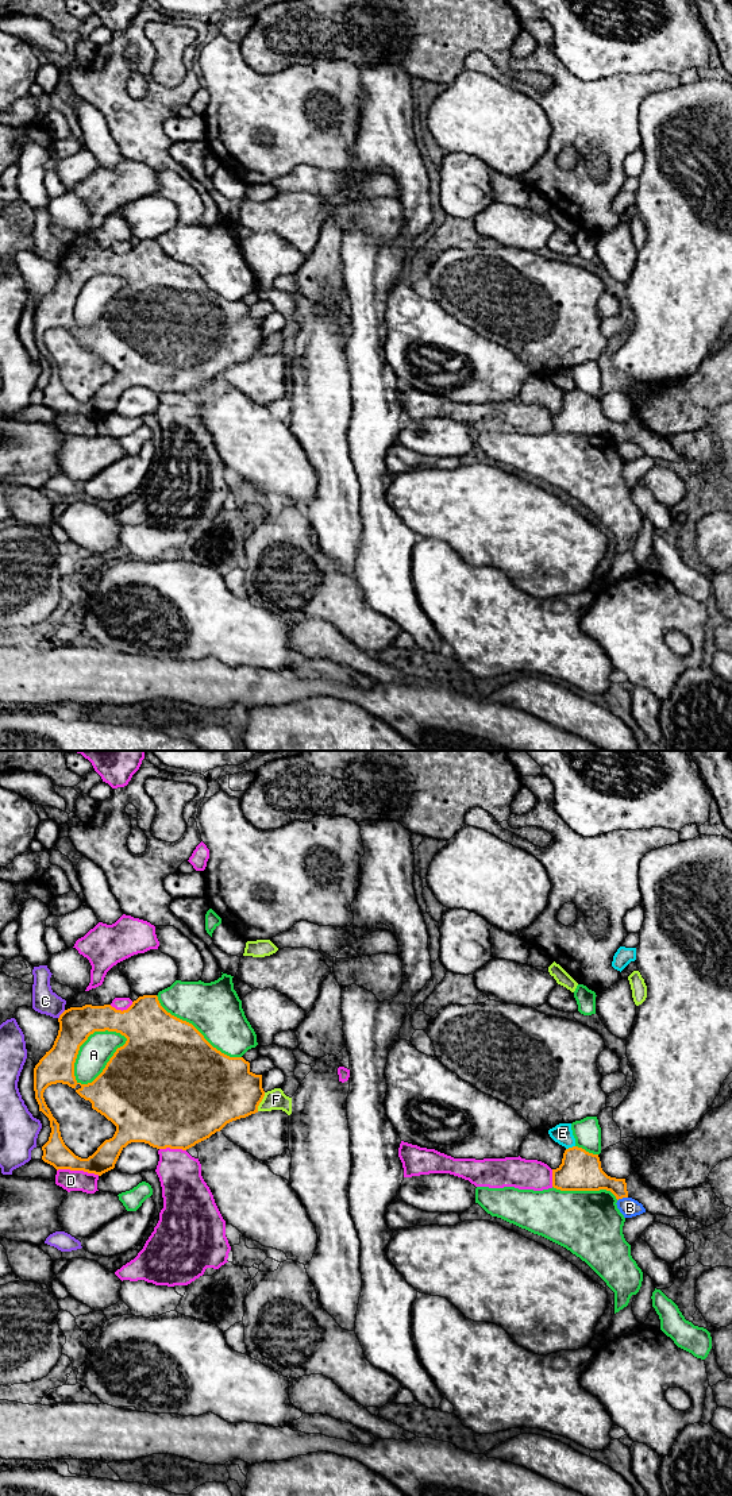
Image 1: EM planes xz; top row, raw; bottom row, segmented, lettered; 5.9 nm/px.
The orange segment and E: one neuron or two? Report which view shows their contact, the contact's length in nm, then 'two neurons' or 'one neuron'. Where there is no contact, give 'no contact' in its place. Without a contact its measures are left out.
xz | 60 nm | two neurons

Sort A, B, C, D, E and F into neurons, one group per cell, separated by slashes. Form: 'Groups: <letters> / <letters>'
Groups: A / B / C / D / E / F

